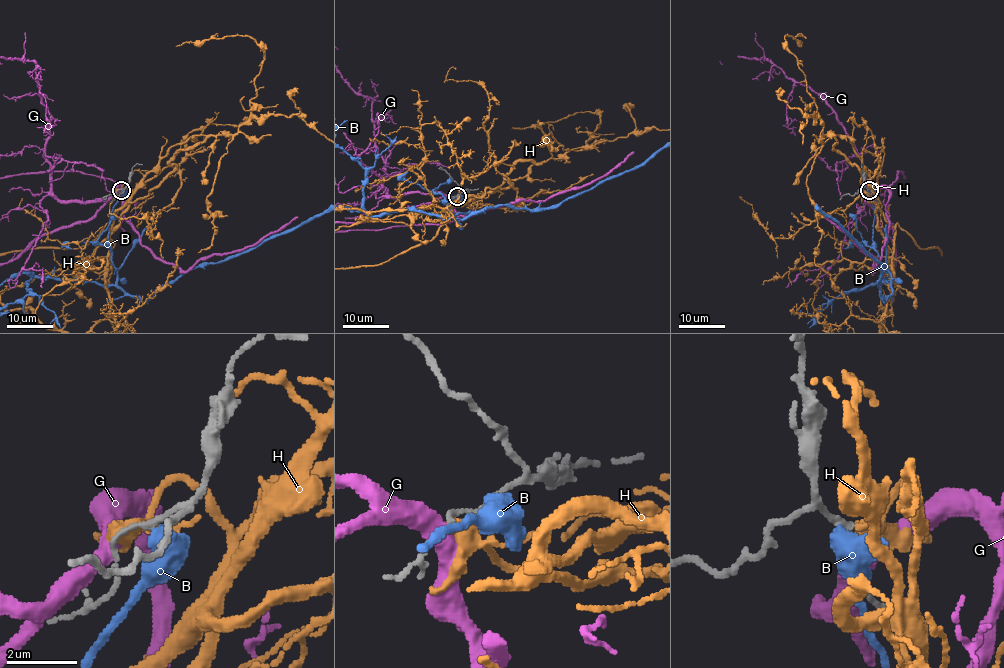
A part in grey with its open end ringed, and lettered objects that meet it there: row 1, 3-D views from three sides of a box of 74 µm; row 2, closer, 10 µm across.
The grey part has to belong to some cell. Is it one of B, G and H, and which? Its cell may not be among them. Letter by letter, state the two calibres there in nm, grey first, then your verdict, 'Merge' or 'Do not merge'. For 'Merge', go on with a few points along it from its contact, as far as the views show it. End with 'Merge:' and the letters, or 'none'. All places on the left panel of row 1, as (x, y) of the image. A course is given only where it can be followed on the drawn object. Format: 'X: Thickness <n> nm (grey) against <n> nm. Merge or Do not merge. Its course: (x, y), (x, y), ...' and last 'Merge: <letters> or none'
B: Thickness 170 nm (grey) against 550 nm. Do not merge
G: Thickness 130 nm (grey) against 460 nm. Do not merge
H: Thickness 140 nm (grey) against 420 nm. Merge
Merge: H

